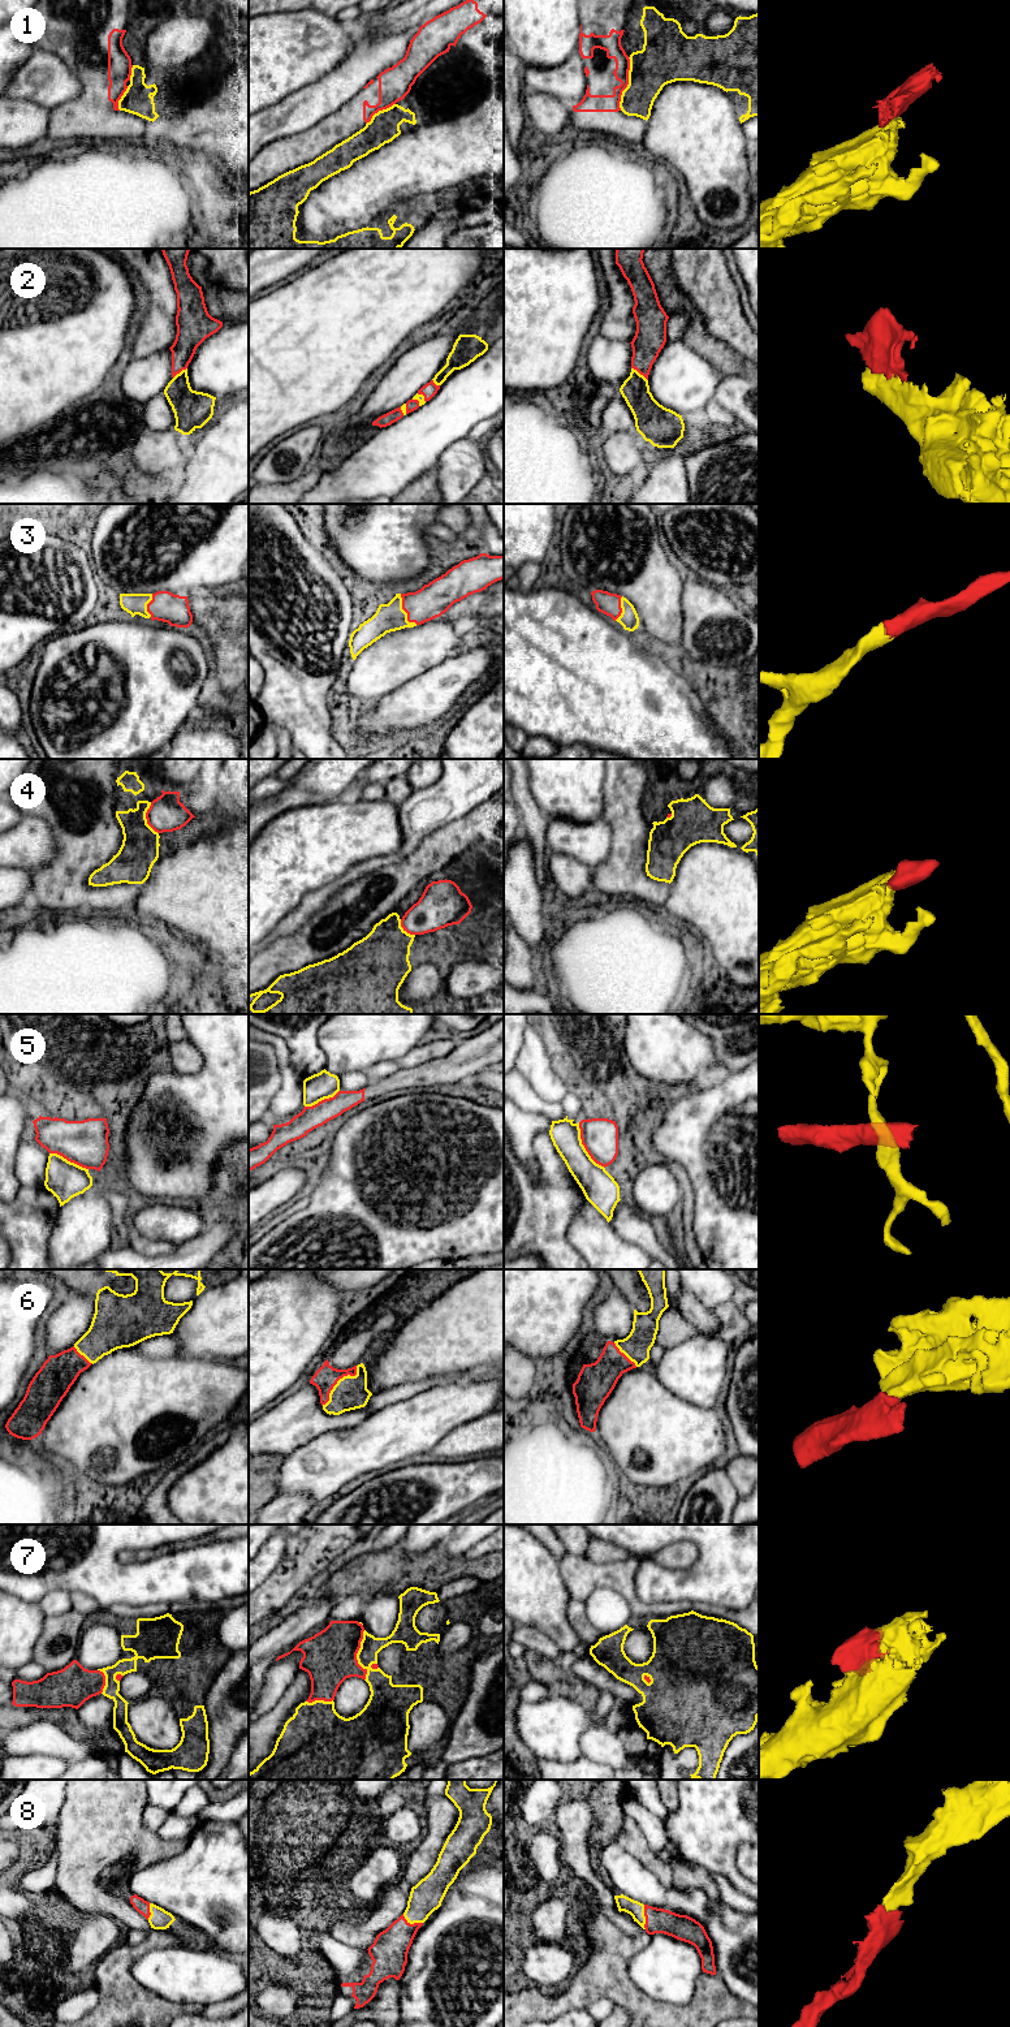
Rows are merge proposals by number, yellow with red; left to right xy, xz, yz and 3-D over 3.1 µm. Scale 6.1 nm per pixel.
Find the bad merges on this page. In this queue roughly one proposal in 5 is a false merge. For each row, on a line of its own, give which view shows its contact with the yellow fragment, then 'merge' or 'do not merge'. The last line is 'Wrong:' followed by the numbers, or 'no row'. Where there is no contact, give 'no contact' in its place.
1: meets yellow in yz; do not merge
2: meets yellow in yz; merge
3: meets yellow in xz; merge
4: meets yellow in xy; merge
5: meets yellow in yz; do not merge
6: meets yellow in xz; merge
7: meets yellow in xz; merge
8: meets yellow in yz; merge
Wrong: 1, 5

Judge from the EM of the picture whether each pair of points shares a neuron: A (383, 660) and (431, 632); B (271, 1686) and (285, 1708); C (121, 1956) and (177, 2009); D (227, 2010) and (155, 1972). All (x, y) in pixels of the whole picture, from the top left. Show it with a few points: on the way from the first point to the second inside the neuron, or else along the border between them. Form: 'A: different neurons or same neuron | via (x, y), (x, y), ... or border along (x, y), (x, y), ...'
A: same neuron | via (395, 659), (411, 651), (419, 643)
B: different neurons | border along (297, 1673), (280, 1699), (262, 1715)
C: same neuron | via (121, 1975), (121, 1979), (151, 2009), (158, 2009)
D: different neurons | border along (234, 1996), (204, 2006)

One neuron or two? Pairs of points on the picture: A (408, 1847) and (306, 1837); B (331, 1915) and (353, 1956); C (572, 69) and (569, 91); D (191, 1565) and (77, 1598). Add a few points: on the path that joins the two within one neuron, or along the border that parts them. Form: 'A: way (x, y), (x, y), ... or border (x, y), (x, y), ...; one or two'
A: way (383, 1841), (372, 1837), (331, 1837); one
B: border (313, 1928), (328, 1930); two
C: way (570, 74), (569, 86); one
D: border (70, 1592), (80, 1591), (87, 1594), (100, 1608); two

